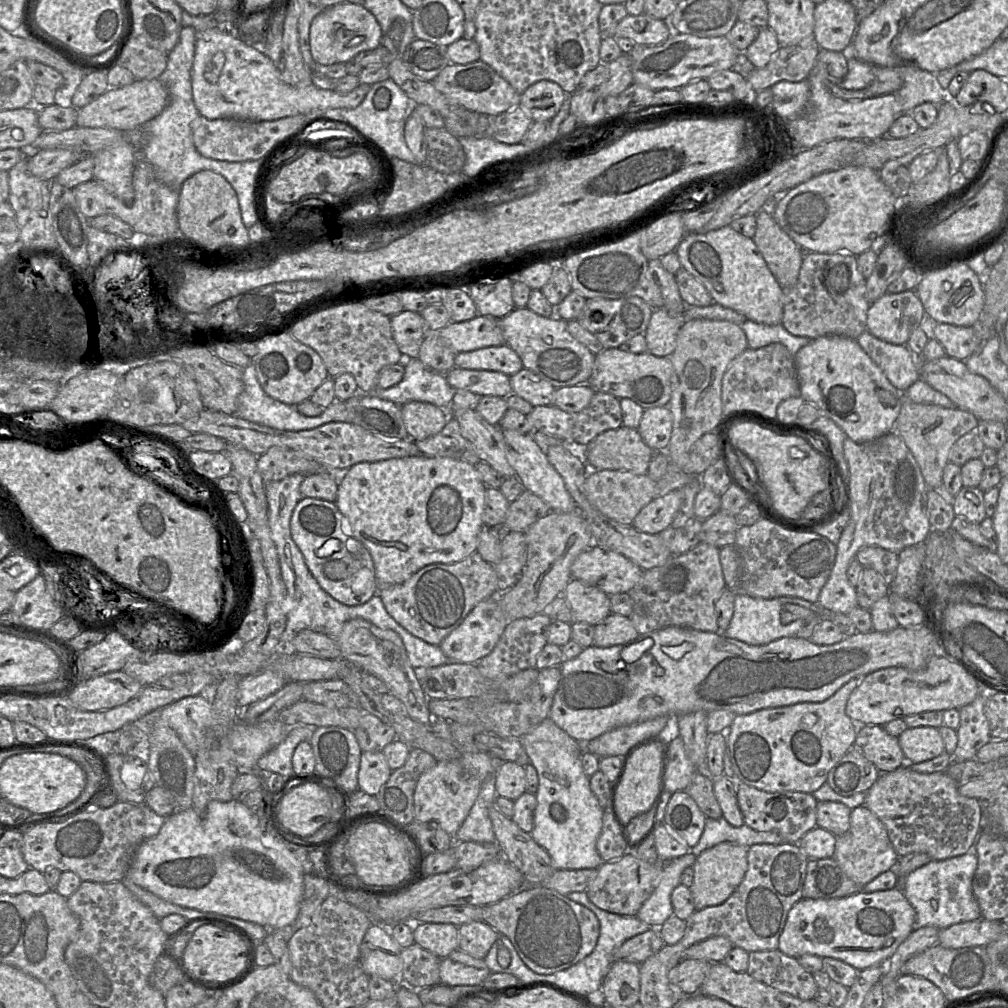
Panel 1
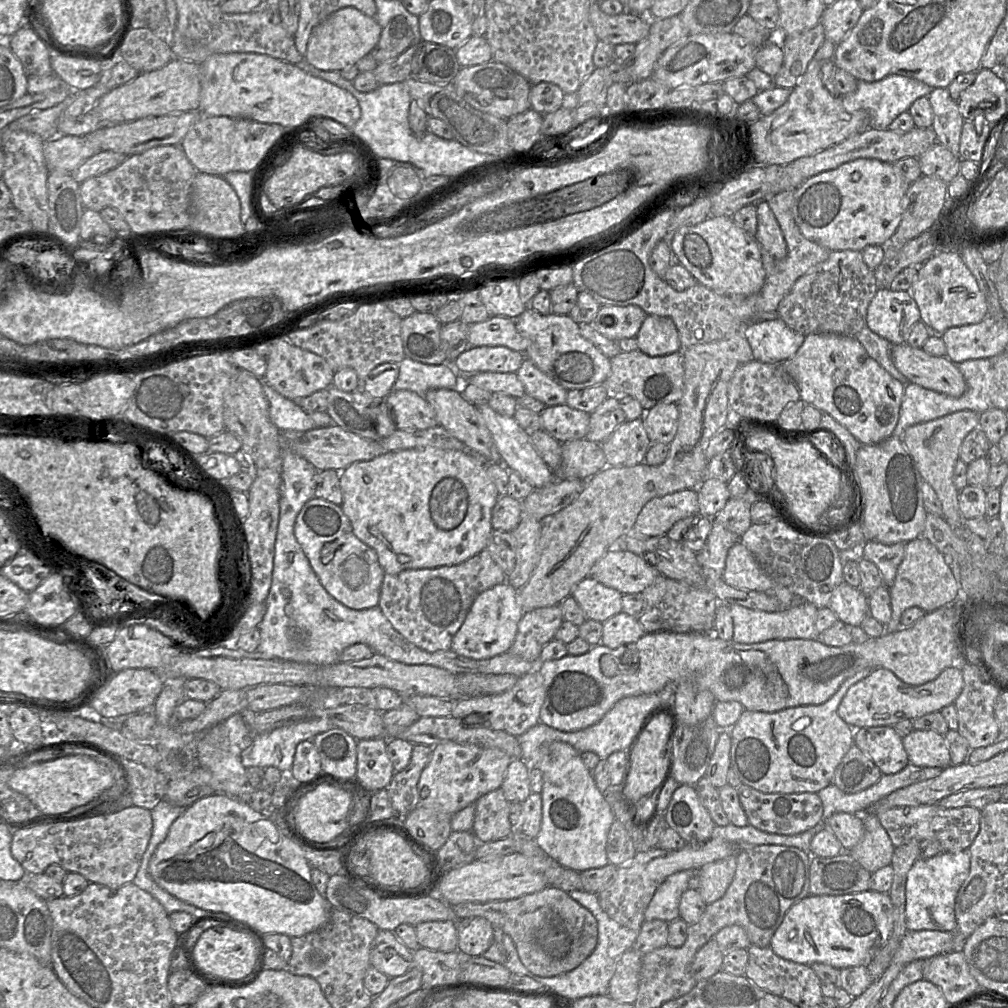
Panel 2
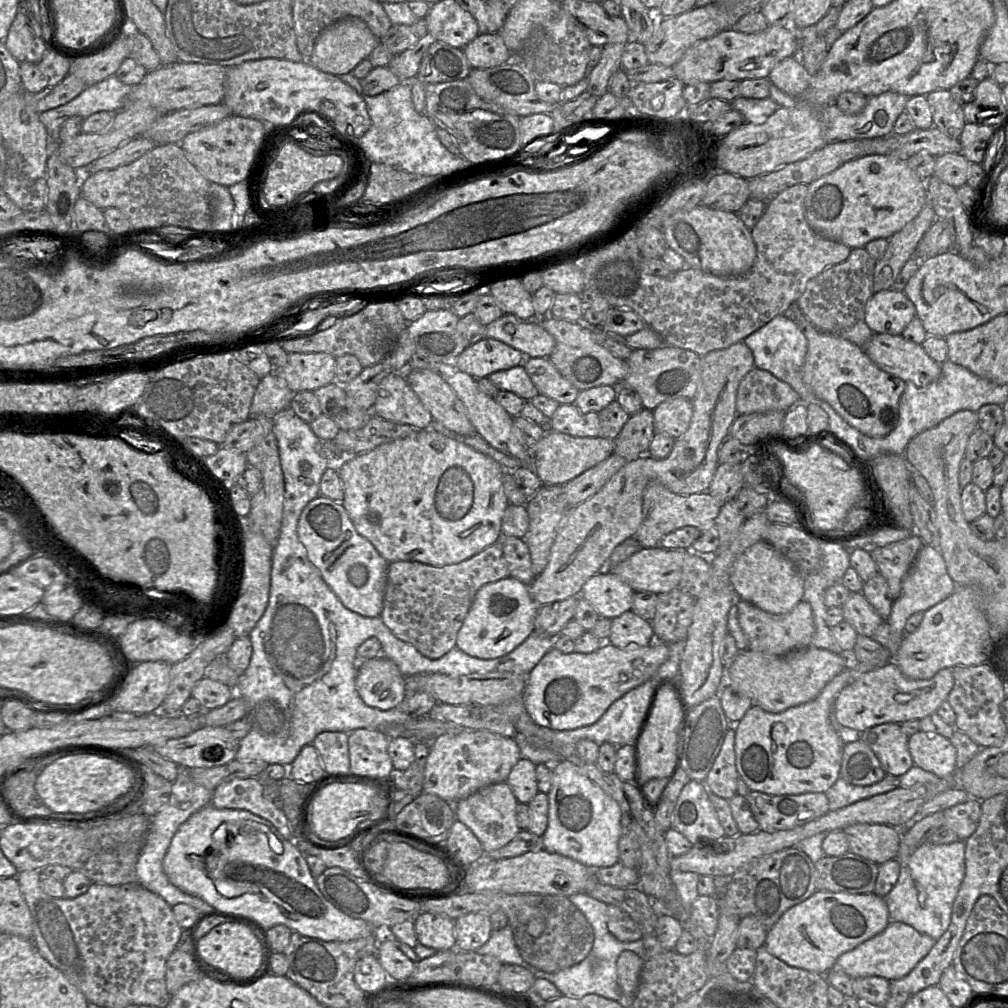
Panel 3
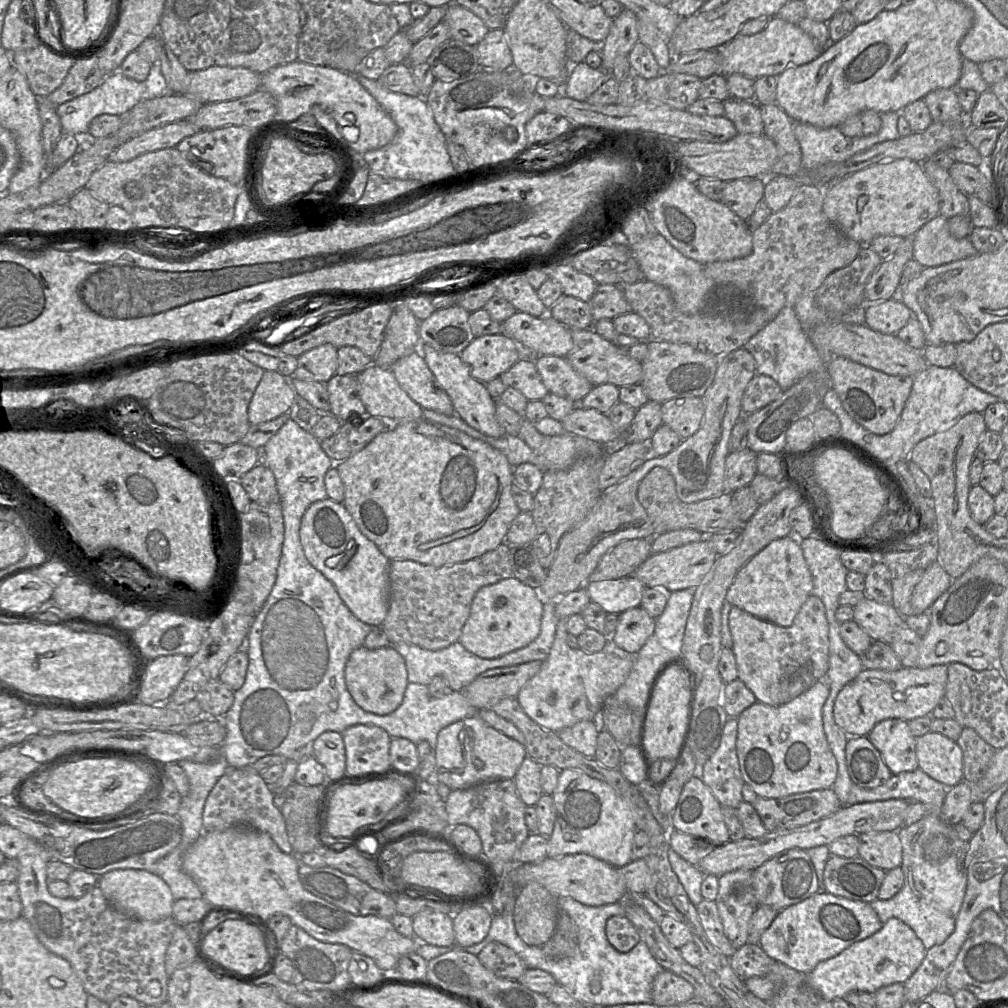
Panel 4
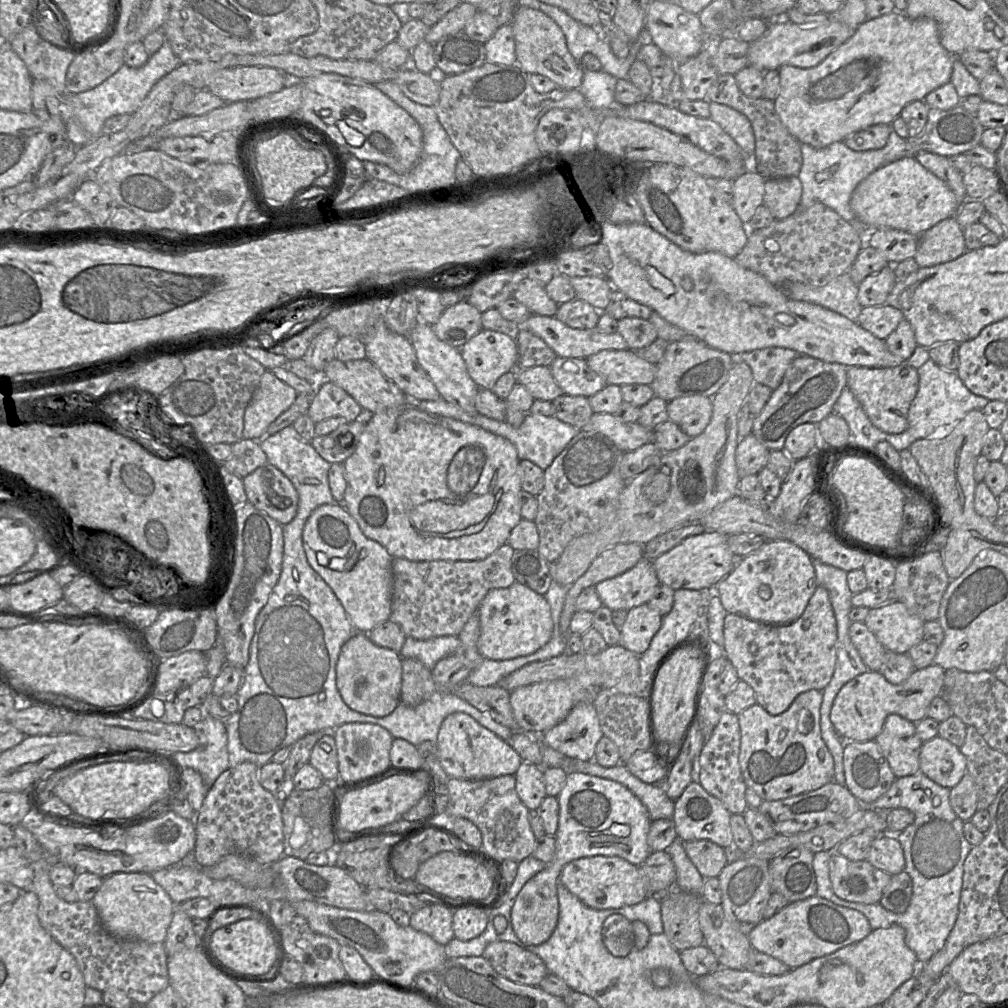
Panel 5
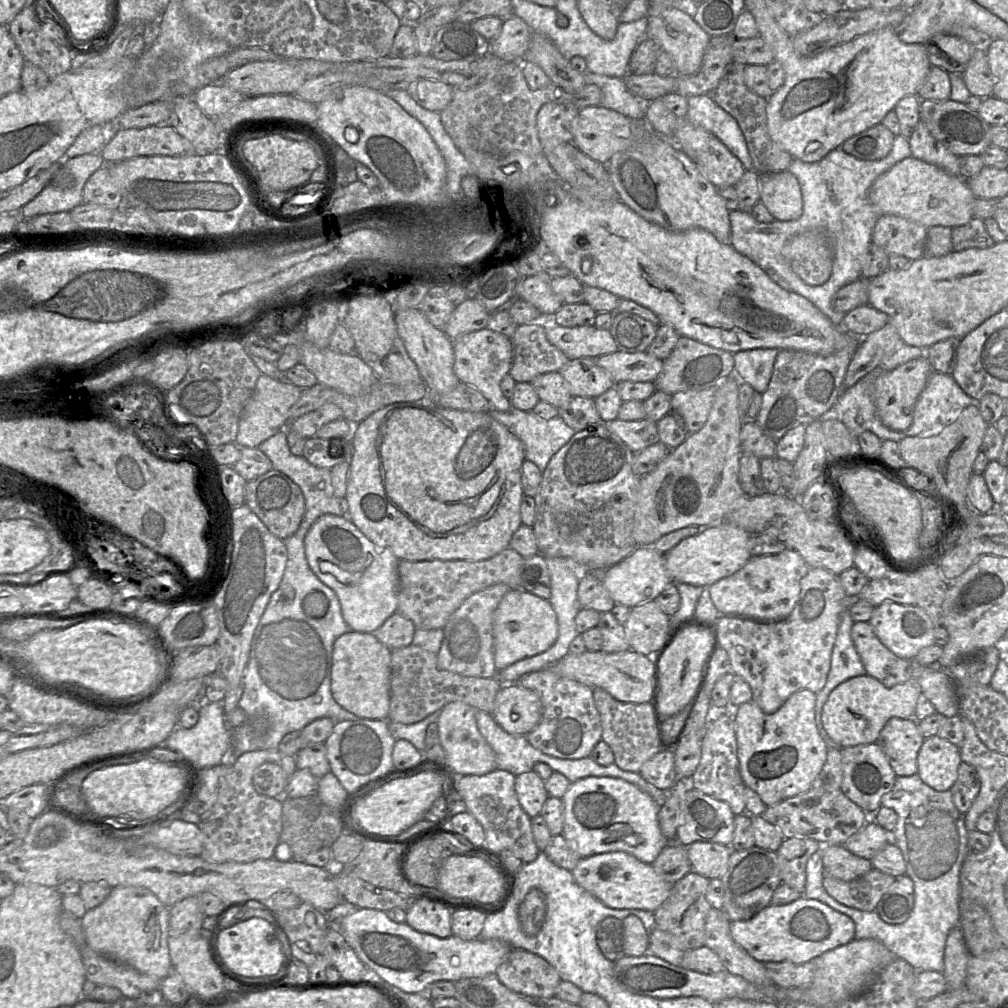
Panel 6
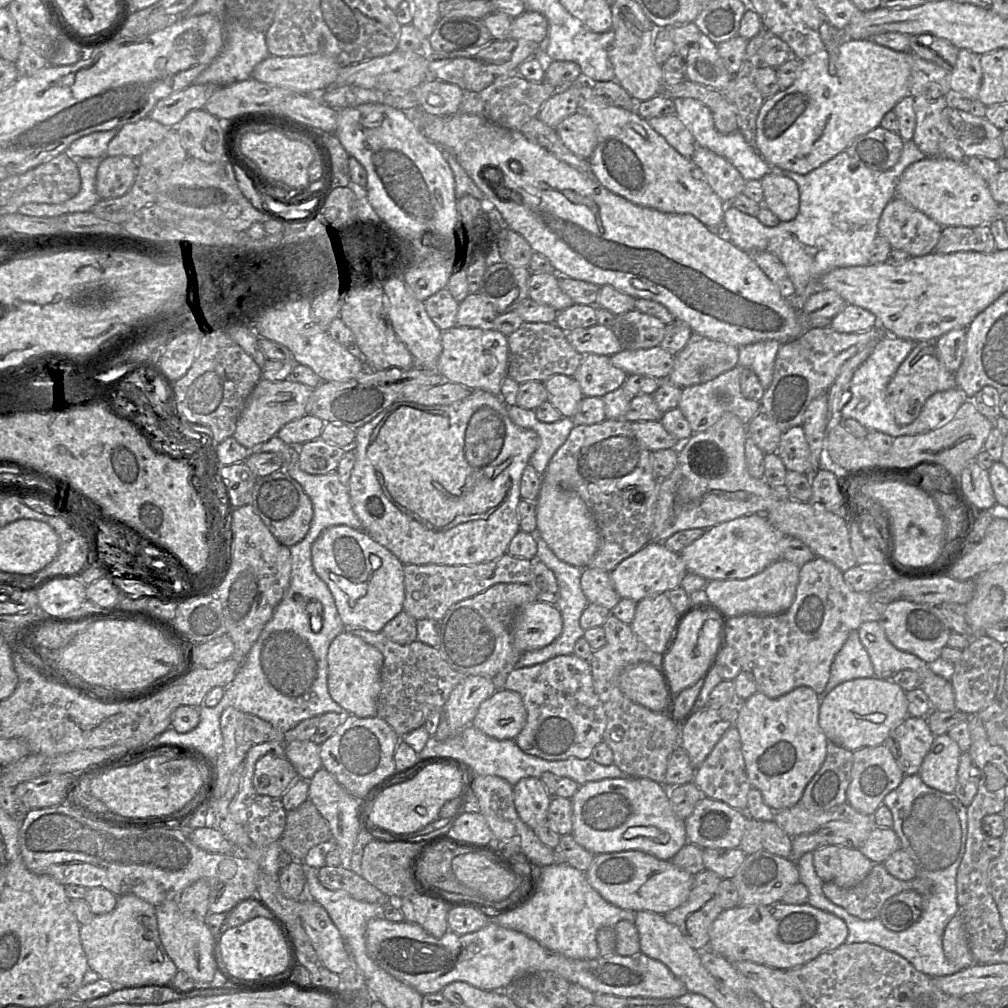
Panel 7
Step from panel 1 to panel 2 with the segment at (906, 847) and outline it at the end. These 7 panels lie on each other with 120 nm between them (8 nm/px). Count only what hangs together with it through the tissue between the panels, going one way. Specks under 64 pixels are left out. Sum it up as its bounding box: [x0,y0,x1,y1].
[874,804,981,852]

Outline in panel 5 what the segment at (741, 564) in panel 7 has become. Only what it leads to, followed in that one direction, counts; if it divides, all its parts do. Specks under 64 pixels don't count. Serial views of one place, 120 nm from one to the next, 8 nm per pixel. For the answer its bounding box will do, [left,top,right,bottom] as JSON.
[652,530,736,590]

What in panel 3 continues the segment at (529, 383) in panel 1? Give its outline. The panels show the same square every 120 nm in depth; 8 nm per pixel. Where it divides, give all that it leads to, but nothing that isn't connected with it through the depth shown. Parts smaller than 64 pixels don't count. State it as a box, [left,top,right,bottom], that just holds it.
[522,357,580,404]

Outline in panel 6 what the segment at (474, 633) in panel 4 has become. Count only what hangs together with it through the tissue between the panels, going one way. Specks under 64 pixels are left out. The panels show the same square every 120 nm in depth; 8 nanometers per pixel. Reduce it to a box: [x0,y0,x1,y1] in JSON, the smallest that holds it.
[493,589,558,672]

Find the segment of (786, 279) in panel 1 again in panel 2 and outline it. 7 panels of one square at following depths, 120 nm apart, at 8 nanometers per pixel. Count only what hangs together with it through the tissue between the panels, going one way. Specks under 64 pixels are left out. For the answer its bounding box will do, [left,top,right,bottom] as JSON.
[755,200,787,259]

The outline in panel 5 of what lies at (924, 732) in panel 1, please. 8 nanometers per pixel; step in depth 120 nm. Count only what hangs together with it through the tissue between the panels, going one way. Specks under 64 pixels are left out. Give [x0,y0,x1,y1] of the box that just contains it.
[920,736,967,788]

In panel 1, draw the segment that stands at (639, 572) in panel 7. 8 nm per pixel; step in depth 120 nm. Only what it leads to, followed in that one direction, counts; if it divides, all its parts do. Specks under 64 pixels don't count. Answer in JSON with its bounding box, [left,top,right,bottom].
[561,579,610,625]

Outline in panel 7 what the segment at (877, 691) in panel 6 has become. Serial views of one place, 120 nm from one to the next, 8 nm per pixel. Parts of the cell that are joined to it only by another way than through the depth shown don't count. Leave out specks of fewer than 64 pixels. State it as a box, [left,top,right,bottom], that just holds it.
[819,676,908,752]

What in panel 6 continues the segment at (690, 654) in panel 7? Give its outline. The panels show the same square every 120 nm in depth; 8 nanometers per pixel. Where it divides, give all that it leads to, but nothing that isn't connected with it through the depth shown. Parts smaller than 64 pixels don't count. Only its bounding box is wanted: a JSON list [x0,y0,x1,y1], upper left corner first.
[658,627,712,724]

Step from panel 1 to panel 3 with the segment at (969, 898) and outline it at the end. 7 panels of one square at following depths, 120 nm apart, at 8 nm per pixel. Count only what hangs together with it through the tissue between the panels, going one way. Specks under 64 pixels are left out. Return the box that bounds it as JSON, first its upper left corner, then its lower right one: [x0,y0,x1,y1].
[884,841,965,940]

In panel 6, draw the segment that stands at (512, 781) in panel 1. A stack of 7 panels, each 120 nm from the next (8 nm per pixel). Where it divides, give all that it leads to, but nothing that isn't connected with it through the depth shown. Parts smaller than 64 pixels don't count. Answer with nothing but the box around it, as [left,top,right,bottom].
[515,770,549,818]

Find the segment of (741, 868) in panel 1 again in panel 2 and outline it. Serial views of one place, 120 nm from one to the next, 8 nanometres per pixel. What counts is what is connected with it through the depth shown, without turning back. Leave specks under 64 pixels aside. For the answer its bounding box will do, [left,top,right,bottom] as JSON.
[697,856,737,905]

